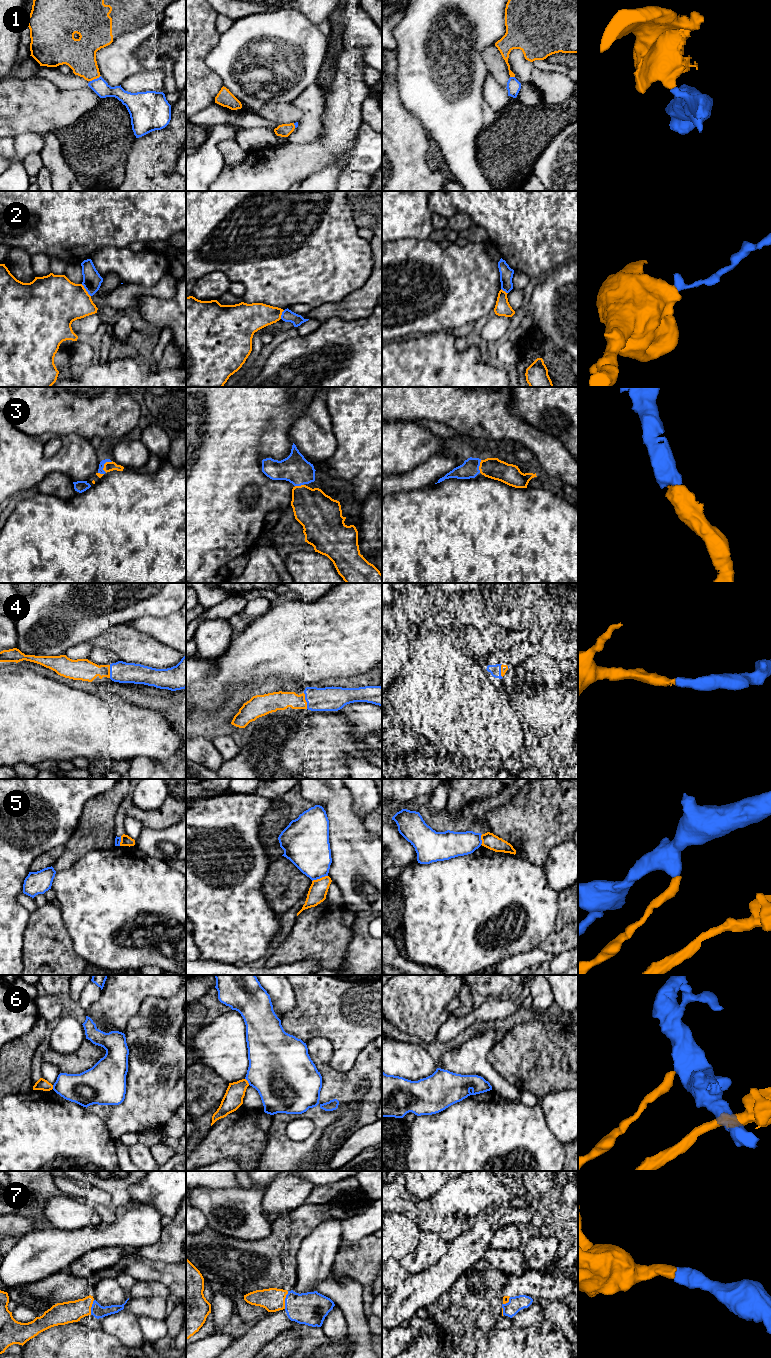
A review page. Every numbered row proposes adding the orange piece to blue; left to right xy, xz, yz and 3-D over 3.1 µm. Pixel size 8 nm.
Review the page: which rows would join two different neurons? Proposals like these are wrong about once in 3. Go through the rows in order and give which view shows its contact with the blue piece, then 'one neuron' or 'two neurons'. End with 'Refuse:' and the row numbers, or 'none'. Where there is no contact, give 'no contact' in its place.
1: meets blue in xy; two neurons
2: meets blue in xy; two neurons
3: meets blue in xy; one neuron
4: meets blue in xz; one neuron
5: meets blue in xz; two neurons
6: meets blue in xz; two neurons
7: meets blue in xz; one neuron
Refuse: 1, 2, 5, 6

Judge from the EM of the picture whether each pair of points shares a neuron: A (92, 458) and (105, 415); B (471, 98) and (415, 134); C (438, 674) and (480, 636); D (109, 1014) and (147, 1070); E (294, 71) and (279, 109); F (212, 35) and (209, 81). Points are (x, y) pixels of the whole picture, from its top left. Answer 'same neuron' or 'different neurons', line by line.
A: different neurons
B: different neurons
C: different neurons
D: different neurons
E: different neurons
F: same neuron

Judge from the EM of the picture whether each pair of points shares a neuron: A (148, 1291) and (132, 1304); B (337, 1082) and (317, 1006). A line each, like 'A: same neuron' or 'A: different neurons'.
A: different neurons
B: different neurons

